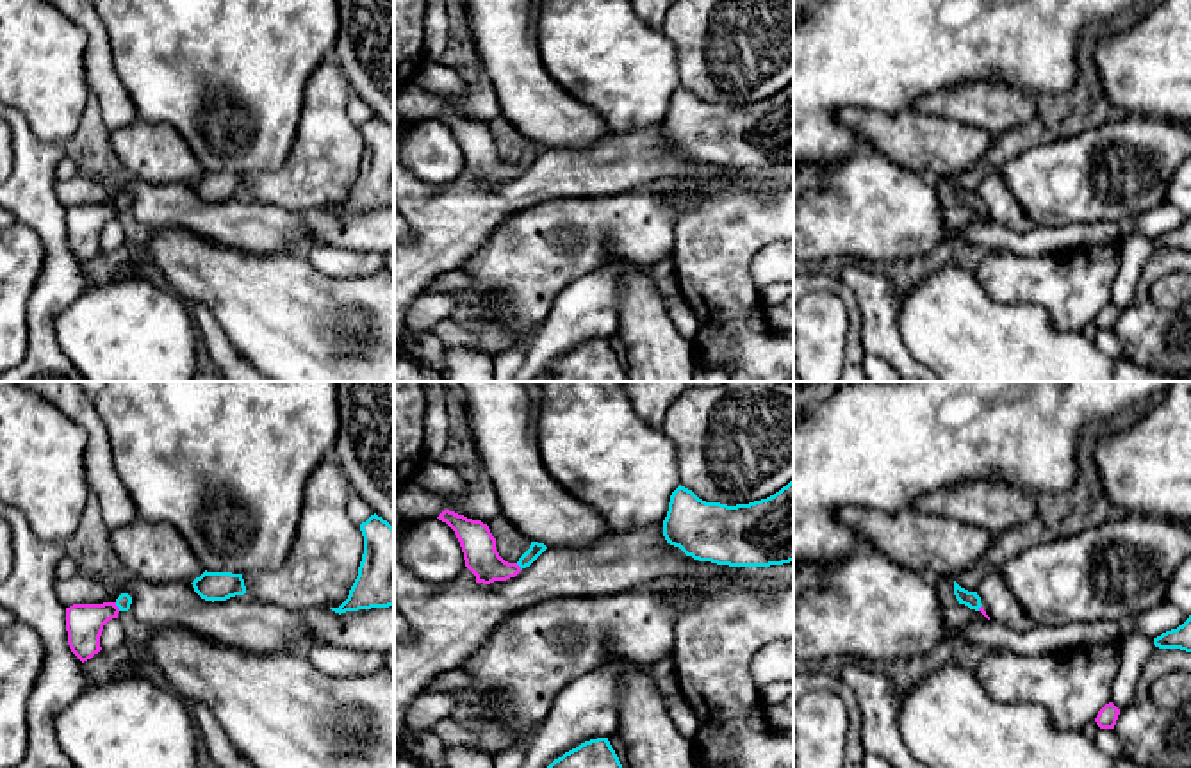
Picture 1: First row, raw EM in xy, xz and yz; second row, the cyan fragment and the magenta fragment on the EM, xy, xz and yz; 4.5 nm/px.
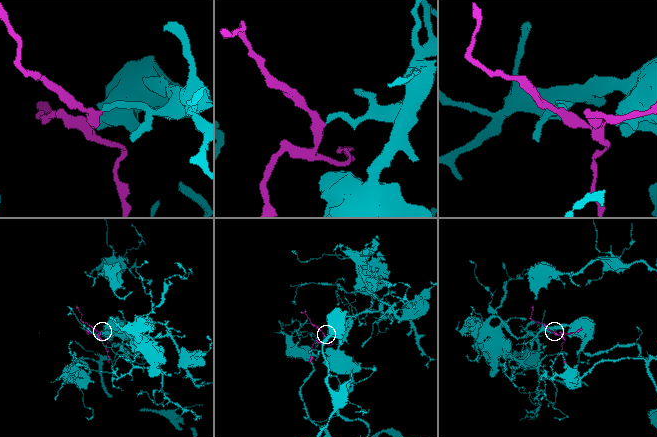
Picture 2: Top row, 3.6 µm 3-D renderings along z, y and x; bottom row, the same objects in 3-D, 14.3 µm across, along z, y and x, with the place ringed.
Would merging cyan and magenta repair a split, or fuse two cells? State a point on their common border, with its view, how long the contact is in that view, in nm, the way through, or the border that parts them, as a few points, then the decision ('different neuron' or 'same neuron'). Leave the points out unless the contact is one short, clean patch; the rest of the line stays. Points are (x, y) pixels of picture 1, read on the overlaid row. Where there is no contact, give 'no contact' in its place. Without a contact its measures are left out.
contact xy (116, 604); length 50 nm; way xy (123, 601), (116, 604), (84, 622); same neuron

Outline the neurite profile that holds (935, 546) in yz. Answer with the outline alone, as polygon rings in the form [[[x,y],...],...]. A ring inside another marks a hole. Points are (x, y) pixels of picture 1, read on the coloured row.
[[[842,508],[838,520],[868,547],[929,579],[961,576],[991,545],[991,535],[957,519],[904,508]]]

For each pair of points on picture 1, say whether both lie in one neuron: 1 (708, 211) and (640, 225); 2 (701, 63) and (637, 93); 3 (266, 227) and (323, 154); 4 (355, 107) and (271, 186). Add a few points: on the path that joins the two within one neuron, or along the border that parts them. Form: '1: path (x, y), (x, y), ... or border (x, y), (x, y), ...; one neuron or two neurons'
1: border (676, 175), (694, 180), (694, 195), (671, 250); two neurons
2: border (664, 34), (674, 47), (678, 81), (681, 84); two neurons
3: border (245, 195), (302, 214); two neurons
4: border (352, 95), (348, 116), (359, 127); two neurons

